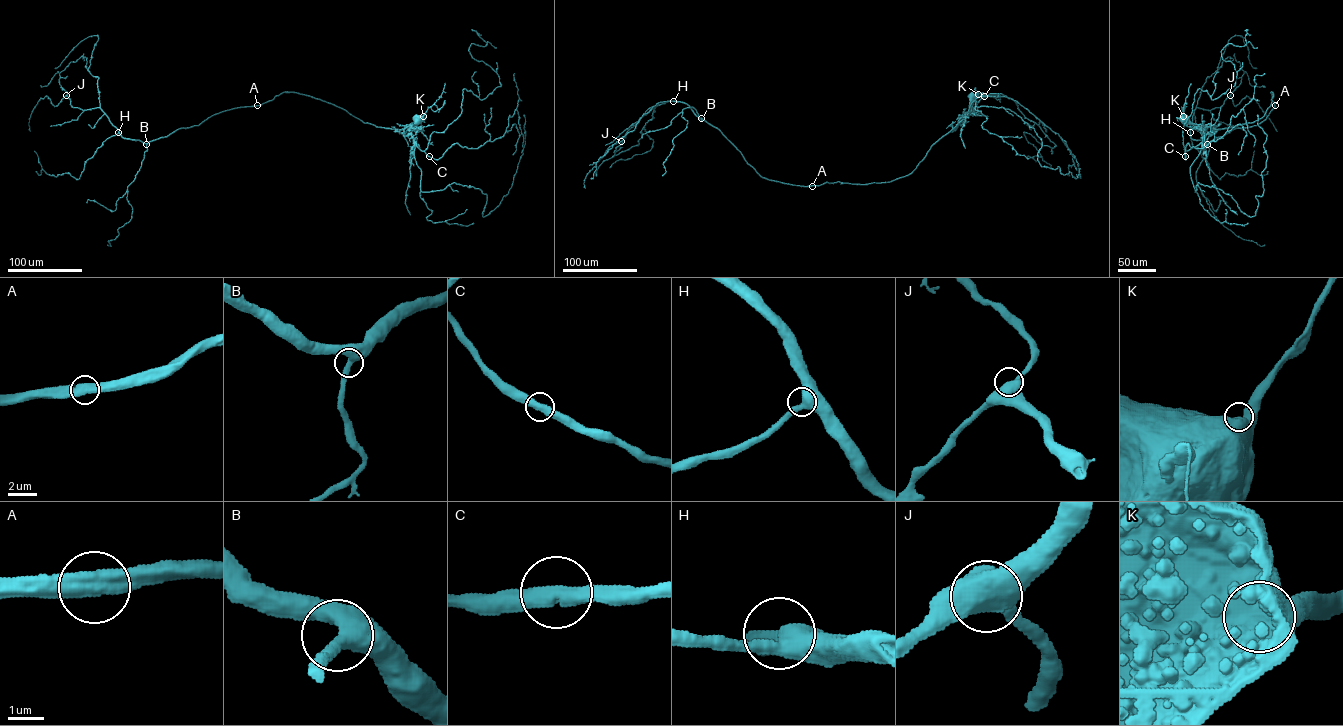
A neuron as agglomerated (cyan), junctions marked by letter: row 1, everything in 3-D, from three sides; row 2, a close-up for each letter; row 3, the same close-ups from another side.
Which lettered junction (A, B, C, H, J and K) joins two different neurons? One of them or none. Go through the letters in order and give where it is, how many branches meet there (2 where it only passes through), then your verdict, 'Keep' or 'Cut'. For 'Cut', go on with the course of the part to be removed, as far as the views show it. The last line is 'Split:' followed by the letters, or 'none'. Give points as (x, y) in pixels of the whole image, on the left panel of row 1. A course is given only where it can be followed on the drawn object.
A: Place: (257, 105). Branches: 2. Keep
B: Place: (146, 144). Branches: 2. Keep
C: Place: (429, 156). Branches: 2. Keep
H: Place: (118, 132). Branches: 2. Keep
J: Place: (66, 95). Branches: 2. Keep
K: Place: (423, 116). Branches: 2. Keep
Split: none

